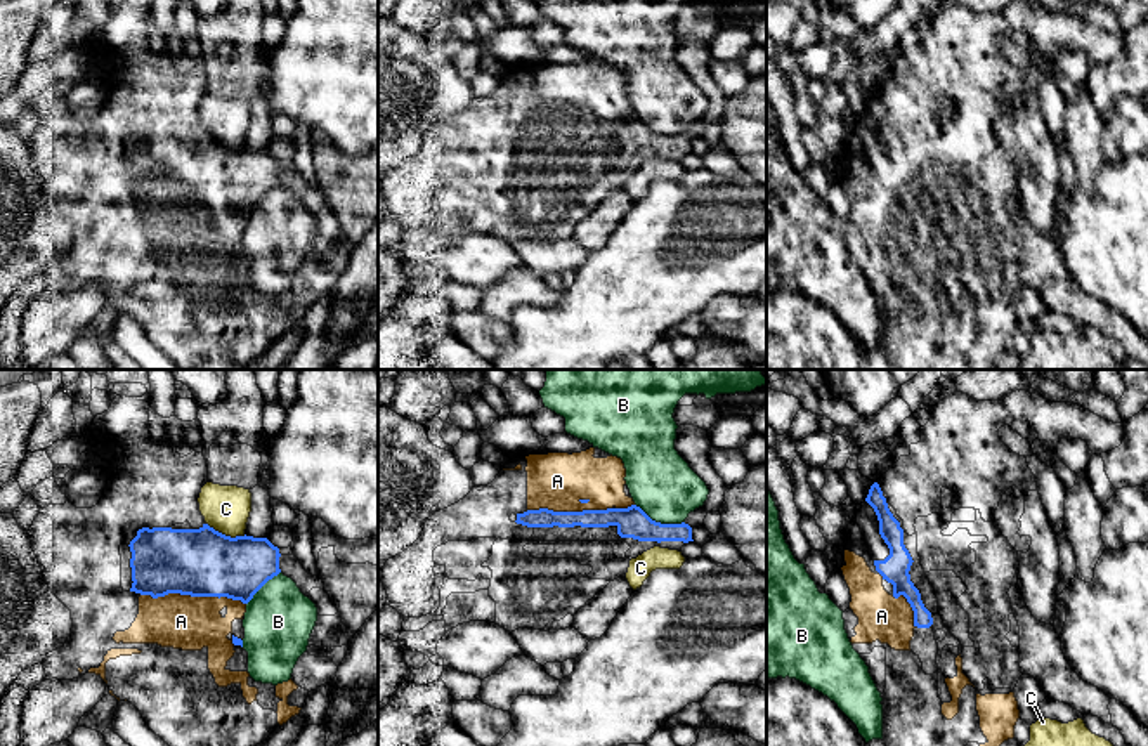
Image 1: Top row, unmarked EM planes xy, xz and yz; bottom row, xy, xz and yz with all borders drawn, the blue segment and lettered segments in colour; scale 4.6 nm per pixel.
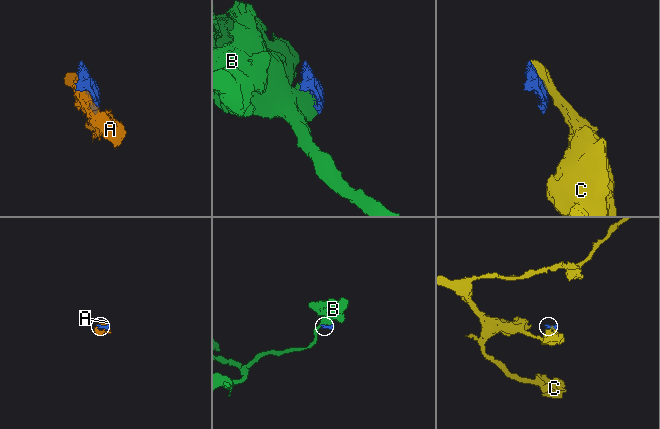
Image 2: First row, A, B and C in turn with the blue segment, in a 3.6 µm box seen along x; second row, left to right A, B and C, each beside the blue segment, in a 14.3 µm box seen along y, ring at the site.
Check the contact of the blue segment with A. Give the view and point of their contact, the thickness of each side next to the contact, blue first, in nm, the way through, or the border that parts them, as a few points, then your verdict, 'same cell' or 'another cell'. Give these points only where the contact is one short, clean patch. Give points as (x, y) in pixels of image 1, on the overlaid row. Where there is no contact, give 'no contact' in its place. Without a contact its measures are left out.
meets blue in xy at (193, 595); 320 nm thick on the blue side, 260 nm on the other; same cell

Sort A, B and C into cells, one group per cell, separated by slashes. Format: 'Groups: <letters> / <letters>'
Groups: A / B / C

